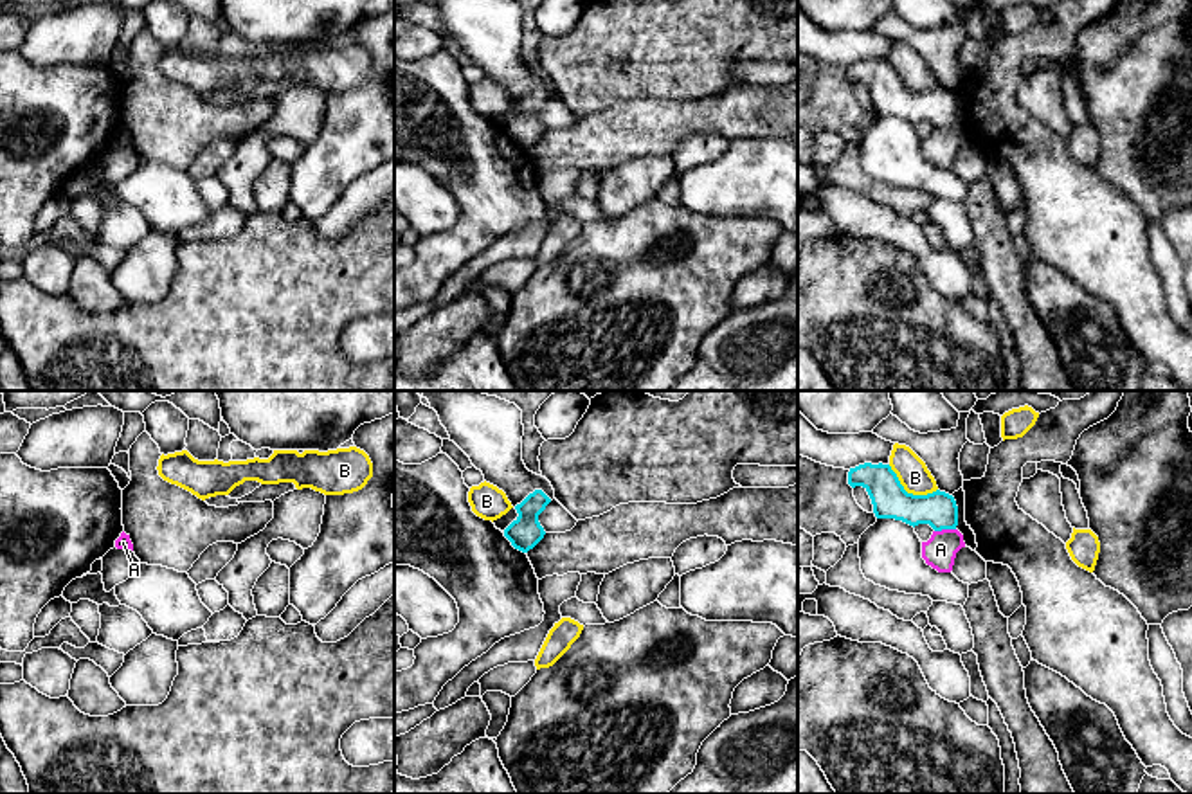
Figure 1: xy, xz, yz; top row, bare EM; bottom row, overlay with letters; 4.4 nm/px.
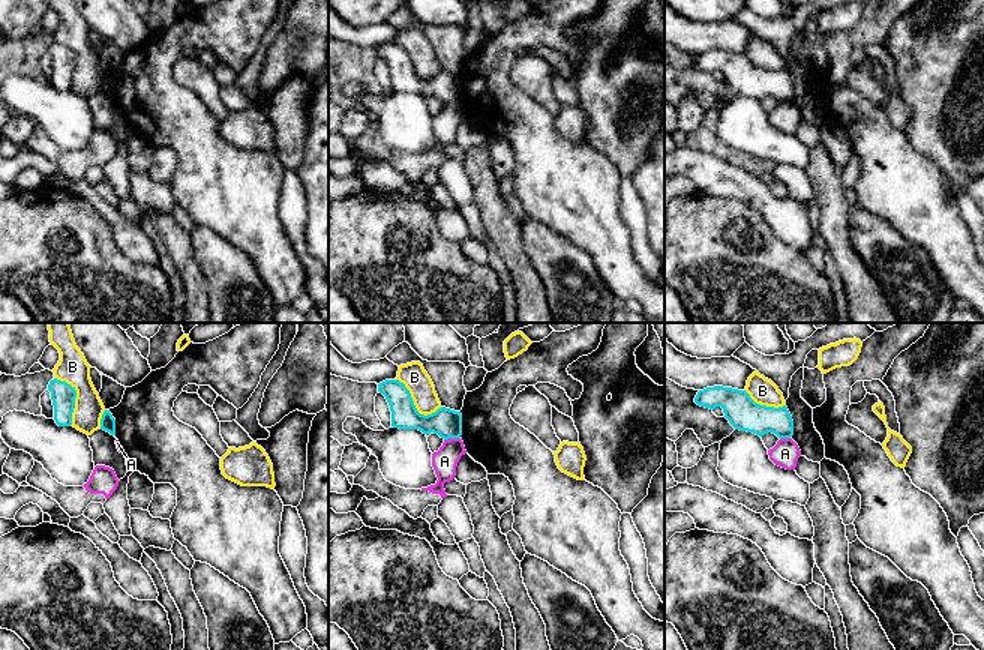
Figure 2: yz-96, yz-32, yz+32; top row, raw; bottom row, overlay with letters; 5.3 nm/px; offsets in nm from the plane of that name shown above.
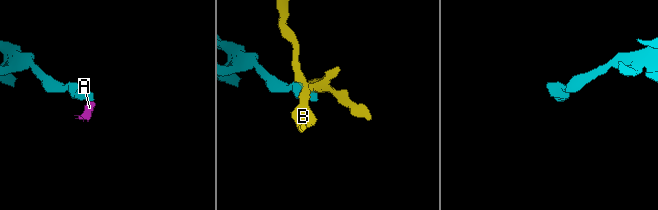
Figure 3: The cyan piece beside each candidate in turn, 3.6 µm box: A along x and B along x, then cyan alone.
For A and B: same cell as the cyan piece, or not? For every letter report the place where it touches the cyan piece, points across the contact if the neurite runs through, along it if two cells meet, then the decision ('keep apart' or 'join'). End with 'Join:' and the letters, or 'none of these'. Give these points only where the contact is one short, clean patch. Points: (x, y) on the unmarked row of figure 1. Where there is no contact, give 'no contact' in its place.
A: contact yz (944, 125); keep apart
B: contact yz (910, 90); border yz (888, 62), (908, 89), (931, 90), (937, 87); keep apart
Join: none of these

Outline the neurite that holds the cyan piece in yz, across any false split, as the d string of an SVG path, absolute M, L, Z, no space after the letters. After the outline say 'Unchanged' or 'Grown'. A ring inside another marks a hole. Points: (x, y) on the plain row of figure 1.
M864 59L850 65L848 81L868 88L877 115L902 117L913 124L929 121L935 128L958 122L958 103L953 92L940 86L927 92L908 90L889 61Z. Unchanged

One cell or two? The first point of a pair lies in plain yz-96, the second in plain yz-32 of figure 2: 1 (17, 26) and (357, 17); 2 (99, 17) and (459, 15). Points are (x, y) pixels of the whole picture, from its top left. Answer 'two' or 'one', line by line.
1: one
2: one

